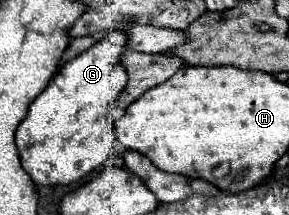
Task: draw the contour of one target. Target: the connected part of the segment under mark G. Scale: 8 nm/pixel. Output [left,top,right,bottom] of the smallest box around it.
[16,31,128,185]

